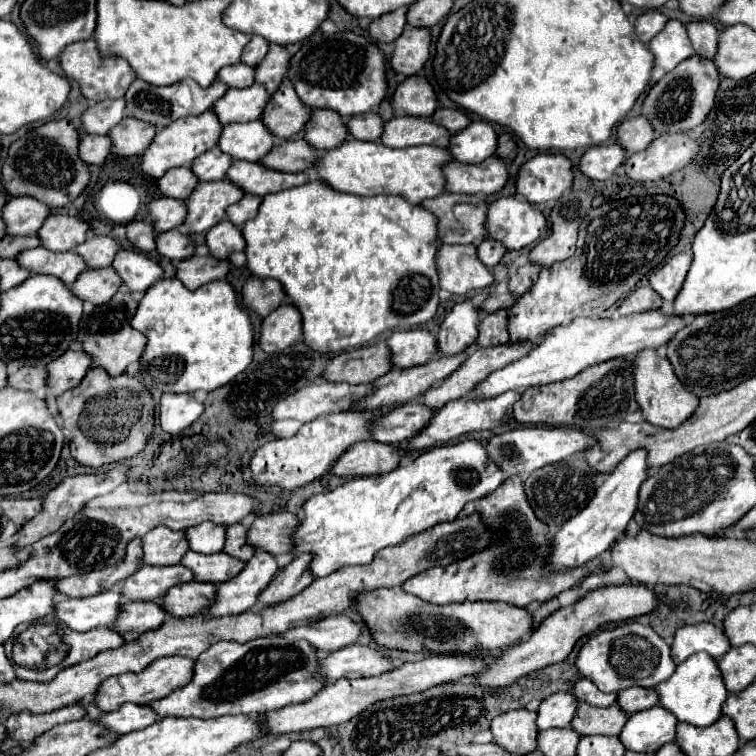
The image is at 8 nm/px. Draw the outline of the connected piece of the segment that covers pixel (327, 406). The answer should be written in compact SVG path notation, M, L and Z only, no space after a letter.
M311 383L297 389L293 395L281 399L273 407L273 421L297 419L301 423L313 421L321 415L347 411L347 405L355 397L363 397L371 389L369 385L347 385L347 383Z

